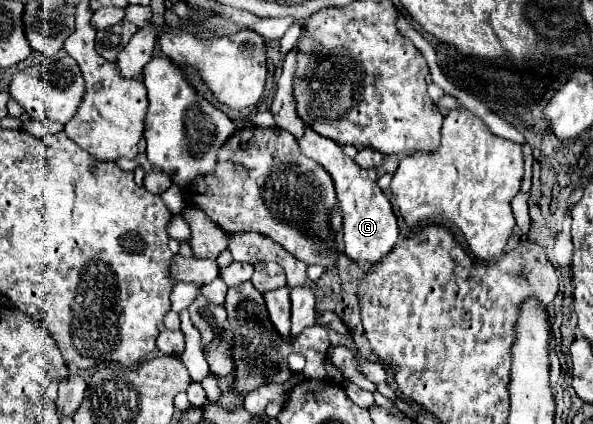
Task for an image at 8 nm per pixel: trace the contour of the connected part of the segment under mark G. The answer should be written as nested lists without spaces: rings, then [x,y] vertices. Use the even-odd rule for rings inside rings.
[[[305,128],[305,136],[299,140],[301,152],[321,164],[333,184],[337,194],[337,204],[341,206],[343,214],[343,244],[345,244],[345,256],[353,262],[375,262],[381,260],[399,240],[399,226],[393,212],[393,206],[385,192],[379,188],[375,180],[369,180],[367,170],[359,168],[351,158],[343,154],[343,148],[319,134],[315,134],[311,128]]]

